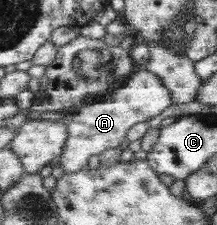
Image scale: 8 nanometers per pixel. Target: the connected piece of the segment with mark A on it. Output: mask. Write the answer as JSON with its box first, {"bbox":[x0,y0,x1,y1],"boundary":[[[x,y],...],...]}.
{"bbox":[57,67,173,173],"boundary":[[[141,67],[126,80],[125,86],[110,90],[97,100],[85,103],[78,109],[69,110],[67,116],[60,119],[69,131],[69,138],[59,158],[60,166],[57,167],[57,173],[79,172],[89,164],[89,156],[103,154],[109,148],[119,148],[126,141],[131,128],[140,122],[148,122],[151,118],[159,116],[169,106],[173,106],[173,102],[171,91],[163,85],[161,78]]]}

